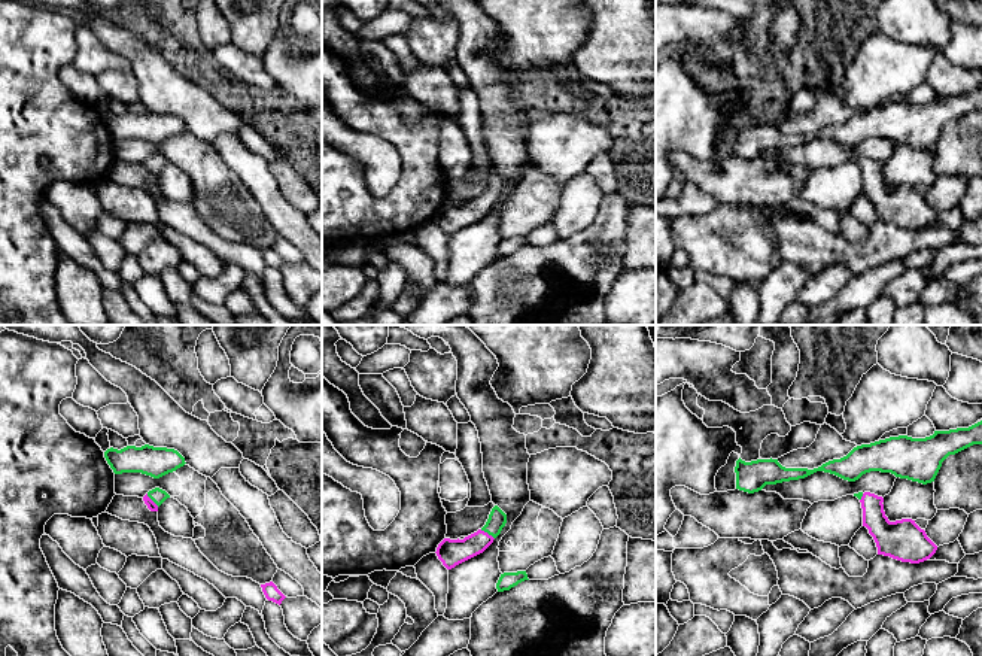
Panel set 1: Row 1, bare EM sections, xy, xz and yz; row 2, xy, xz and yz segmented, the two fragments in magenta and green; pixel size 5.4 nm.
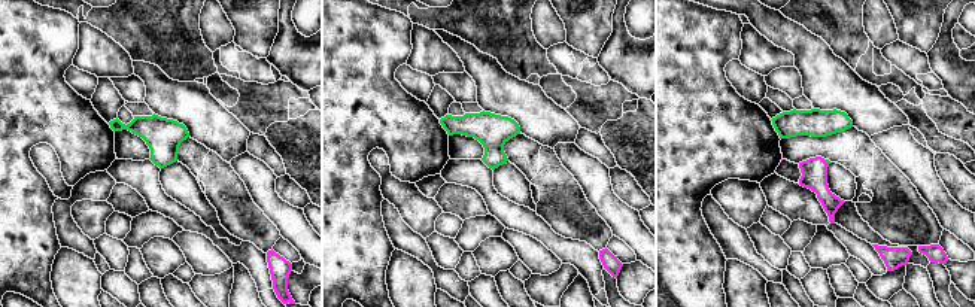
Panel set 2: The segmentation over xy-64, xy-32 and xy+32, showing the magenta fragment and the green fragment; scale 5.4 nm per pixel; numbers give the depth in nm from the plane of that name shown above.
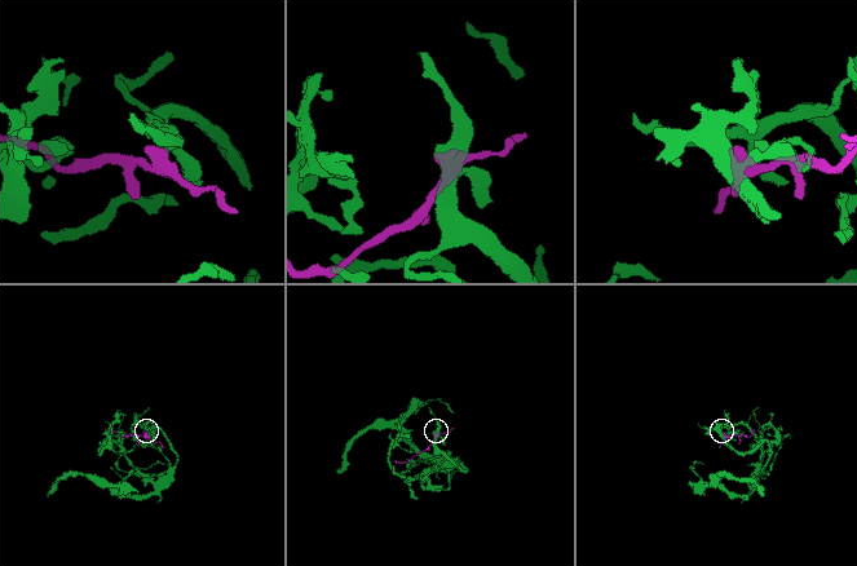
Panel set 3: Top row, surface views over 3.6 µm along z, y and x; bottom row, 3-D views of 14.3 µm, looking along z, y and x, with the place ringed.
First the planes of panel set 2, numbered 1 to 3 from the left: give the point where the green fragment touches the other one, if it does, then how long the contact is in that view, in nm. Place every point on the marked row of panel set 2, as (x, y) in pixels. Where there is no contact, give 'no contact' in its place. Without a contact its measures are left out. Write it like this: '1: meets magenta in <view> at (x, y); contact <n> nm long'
1: no contact
2: no contact
3: meets magenta in xy+32 at (826, 163); contact 40 nm long

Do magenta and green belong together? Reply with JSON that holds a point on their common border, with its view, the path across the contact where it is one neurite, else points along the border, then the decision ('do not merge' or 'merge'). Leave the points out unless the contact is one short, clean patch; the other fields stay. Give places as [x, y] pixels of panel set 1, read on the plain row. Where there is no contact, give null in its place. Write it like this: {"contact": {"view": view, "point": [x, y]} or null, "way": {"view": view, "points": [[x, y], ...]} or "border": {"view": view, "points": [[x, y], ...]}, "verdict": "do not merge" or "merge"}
{"contact": {"view": "xz", "point": [486, 199]}, "way": {"view": "xz", "points": [[450, 218], [467, 215], [486, 199], [496, 187]]}, "verdict": "merge"}

